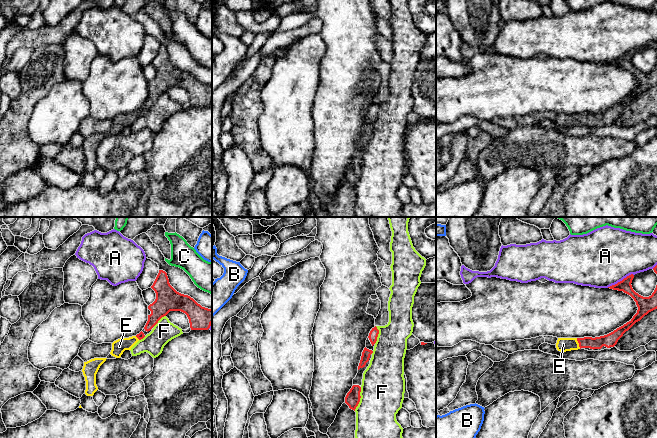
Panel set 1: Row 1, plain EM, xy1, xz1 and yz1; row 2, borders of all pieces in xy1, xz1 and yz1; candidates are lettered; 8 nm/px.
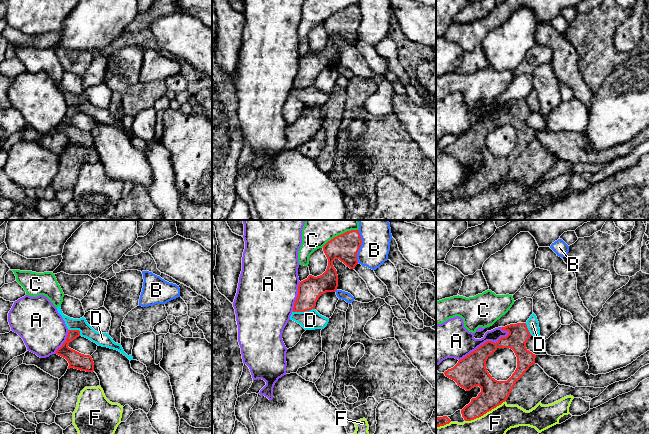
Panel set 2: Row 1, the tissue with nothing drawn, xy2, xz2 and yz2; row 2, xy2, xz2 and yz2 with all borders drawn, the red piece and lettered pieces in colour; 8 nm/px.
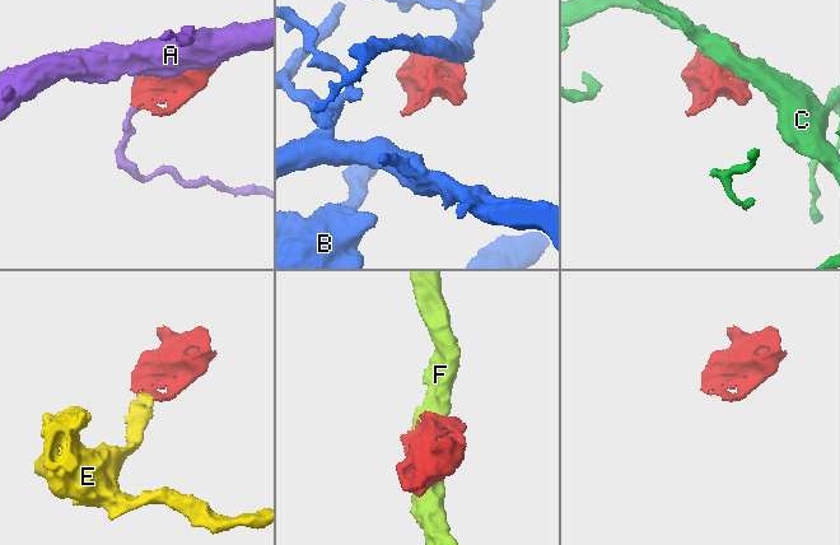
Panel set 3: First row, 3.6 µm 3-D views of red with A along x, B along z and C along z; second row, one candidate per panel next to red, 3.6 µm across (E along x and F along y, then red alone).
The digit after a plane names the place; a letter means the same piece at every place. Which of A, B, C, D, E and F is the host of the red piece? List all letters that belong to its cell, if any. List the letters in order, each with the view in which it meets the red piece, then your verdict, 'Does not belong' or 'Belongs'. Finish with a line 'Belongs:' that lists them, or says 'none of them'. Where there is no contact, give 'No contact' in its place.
A: Touches red in yz2. Does not belong
B: Touches red in xz2. Does not belong
C: Touches red in xz2. Does not belong
D: Touches red in xz2. Does not belong
E: Touches red in yz1. Belongs
F: Touches red in yz2. Does not belong
Belongs: E

